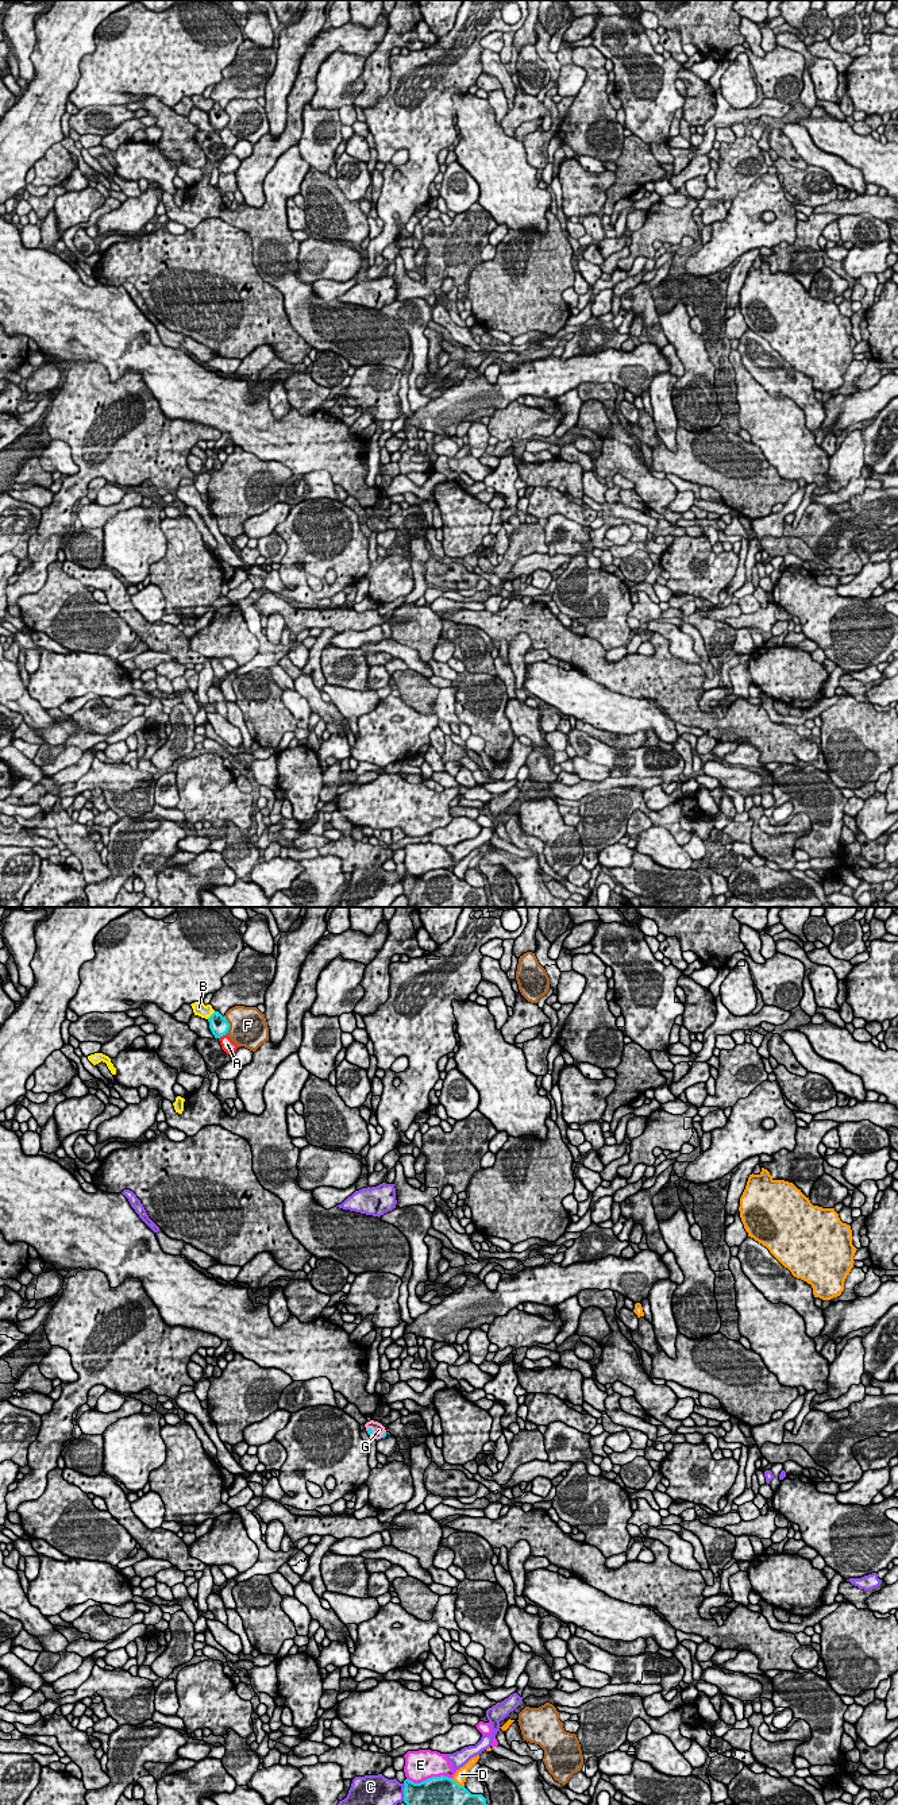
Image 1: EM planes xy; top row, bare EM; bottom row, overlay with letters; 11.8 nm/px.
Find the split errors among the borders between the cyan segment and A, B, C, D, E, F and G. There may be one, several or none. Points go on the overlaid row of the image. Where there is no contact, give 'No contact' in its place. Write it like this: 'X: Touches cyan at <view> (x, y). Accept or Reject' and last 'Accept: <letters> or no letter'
A: Touches cyan at xy (222, 1036). Reject
B: Touches cyan at xy (212, 1014). Reject
C: Touches cyan at xy (404, 1792). Reject
D: Touches cyan at xy (457, 1784). Reject
E: Touches cyan at xy (428, 1778). Reject
F: Touches cyan at xy (228, 1025). Reject
G: Touches cyan at xy (370, 1429). Accept
Accept: G

